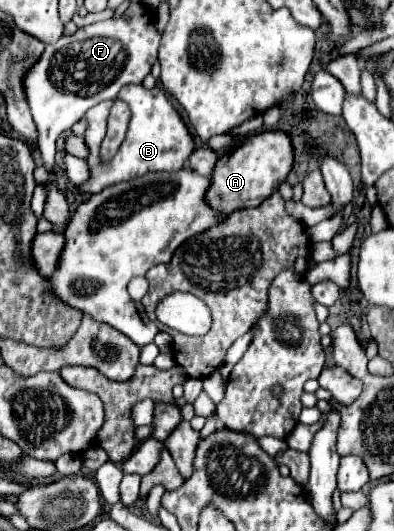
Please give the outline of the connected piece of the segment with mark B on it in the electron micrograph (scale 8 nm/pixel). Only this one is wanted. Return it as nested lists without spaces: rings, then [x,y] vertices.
[[[142,84],[126,86],[126,88],[122,88],[118,100],[128,104],[128,108],[132,112],[132,118],[130,118],[130,124],[128,124],[126,138],[120,144],[120,148],[118,148],[118,152],[116,152],[116,156],[112,158],[110,164],[100,164],[98,150],[100,150],[100,142],[106,136],[106,122],[108,122],[110,108],[112,108],[114,102],[102,102],[96,108],[90,108],[86,112],[88,128],[84,132],[84,142],[86,142],[88,152],[90,152],[86,162],[88,162],[88,168],[90,168],[92,176],[84,184],[76,186],[76,190],[80,194],[90,194],[92,196],[96,192],[102,192],[102,188],[108,188],[116,182],[132,180],[132,178],[148,174],[148,172],[176,172],[176,170],[184,168],[188,156],[194,150],[192,134],[188,132],[186,124],[182,122],[180,114],[170,104],[170,100],[168,100],[168,96],[162,88],[156,86],[152,90],[146,90]]]

